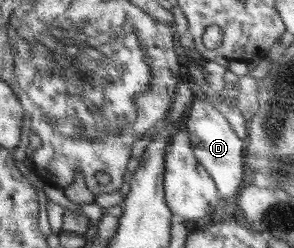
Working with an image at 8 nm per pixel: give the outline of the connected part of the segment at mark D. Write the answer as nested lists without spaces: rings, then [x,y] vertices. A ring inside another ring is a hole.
[[[197,100],[189,110],[186,130],[195,158],[214,180],[216,187],[220,190],[220,195],[235,196],[242,189],[243,162],[241,158],[243,158],[243,148],[246,148],[246,144],[243,144],[233,132],[229,121],[211,103]]]

